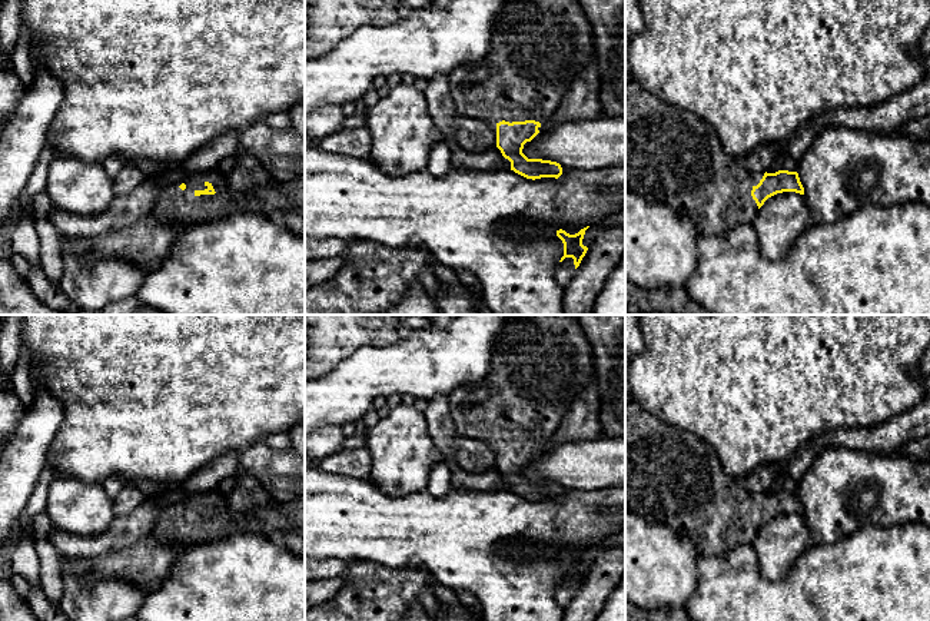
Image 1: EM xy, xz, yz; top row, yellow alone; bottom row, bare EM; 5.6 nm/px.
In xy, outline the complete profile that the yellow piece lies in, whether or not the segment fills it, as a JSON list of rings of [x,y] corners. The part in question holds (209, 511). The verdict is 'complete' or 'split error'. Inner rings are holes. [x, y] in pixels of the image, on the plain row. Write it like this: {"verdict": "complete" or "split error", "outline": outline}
{"verdict": "split error", "outline": [[[216,488],[202,495],[206,498],[202,504],[196,495],[187,495],[173,505],[162,507],[150,535],[176,545],[202,544],[225,537],[233,524],[233,518],[227,514],[227,494]]]}

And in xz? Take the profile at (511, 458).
{"verdict": "split error", "outline": [[[514,315],[495,342],[489,373],[474,388],[452,391],[449,393],[449,412],[459,435],[496,445],[496,468],[511,482],[511,491],[532,501],[558,499],[562,495],[559,484],[528,479],[522,469],[539,454],[541,445],[552,439],[571,404],[594,373],[592,346],[575,315]]]}

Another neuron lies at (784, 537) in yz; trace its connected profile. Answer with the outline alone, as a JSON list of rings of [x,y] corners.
[[[783,512],[768,518],[753,542],[763,577],[783,578],[813,542],[804,515]]]

